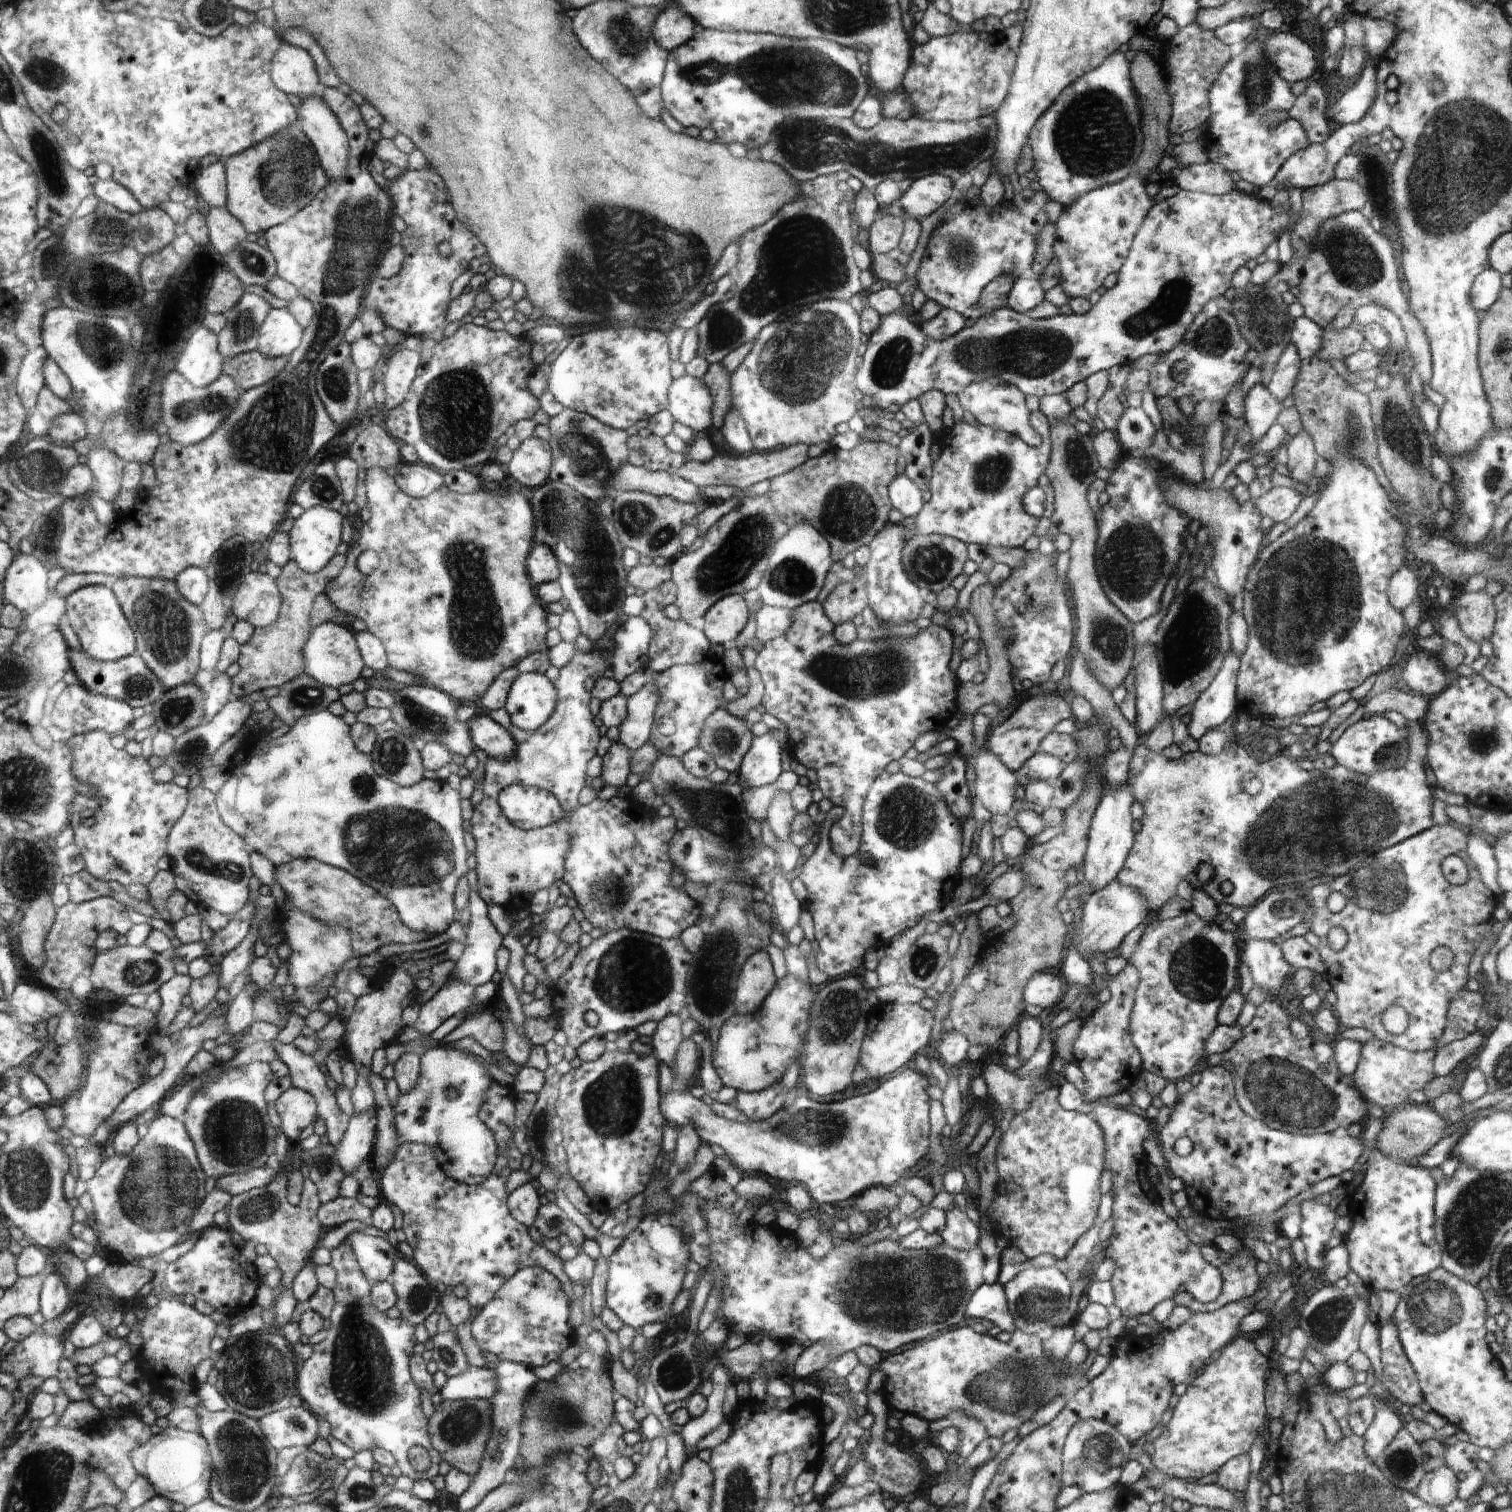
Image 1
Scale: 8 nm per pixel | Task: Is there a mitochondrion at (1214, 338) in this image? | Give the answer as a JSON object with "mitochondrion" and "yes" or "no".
{"mitochondrion":"yes"}

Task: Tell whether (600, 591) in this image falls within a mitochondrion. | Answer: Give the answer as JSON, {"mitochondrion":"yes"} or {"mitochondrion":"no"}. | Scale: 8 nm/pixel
{"mitochondrion":"yes"}

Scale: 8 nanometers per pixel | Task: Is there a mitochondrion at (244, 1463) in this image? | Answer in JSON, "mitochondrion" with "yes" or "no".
{"mitochondrion":"yes"}

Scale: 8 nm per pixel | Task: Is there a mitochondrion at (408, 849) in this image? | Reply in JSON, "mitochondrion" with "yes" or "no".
{"mitochondrion":"yes"}

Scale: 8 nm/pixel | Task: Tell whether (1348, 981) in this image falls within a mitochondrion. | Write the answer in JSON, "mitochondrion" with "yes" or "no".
{"mitochondrion":"no"}

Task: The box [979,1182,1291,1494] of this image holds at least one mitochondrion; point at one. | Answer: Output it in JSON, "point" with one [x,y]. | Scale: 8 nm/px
{"point":[1099,1454]}

